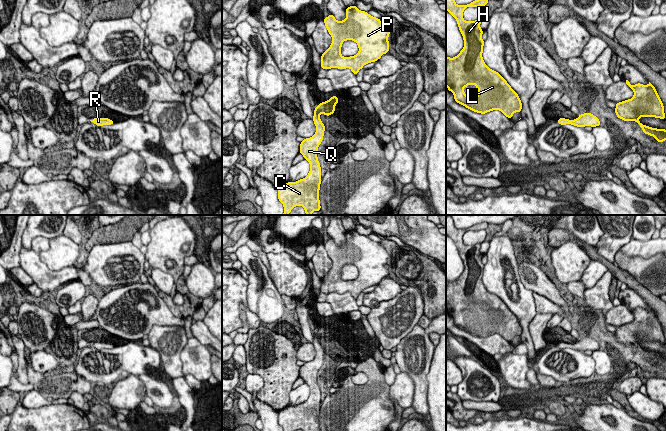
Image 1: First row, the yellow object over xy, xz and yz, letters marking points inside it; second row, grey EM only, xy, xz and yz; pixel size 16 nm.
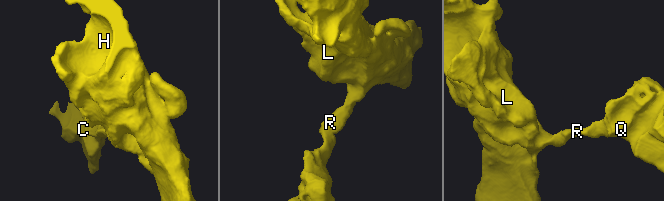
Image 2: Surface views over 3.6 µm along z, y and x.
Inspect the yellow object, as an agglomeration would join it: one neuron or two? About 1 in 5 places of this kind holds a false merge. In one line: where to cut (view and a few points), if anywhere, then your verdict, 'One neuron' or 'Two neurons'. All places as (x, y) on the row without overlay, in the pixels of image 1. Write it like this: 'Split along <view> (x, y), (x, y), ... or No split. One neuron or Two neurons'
No split. One neuron

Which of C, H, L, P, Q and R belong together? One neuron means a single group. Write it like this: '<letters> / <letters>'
C H L P Q R

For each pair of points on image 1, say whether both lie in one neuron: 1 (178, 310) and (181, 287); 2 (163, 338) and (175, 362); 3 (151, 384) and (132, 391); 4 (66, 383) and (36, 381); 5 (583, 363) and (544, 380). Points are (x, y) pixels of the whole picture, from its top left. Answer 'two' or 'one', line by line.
1: one
2: one
3: two
4: one
5: two

